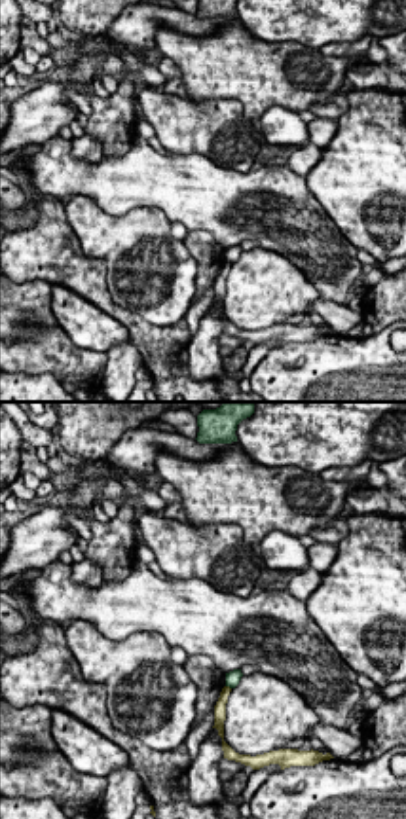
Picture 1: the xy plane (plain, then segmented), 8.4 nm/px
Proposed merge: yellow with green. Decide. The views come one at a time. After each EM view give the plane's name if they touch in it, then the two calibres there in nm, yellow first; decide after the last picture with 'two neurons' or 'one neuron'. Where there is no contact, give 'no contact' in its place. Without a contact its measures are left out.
xy | 100/130 nm

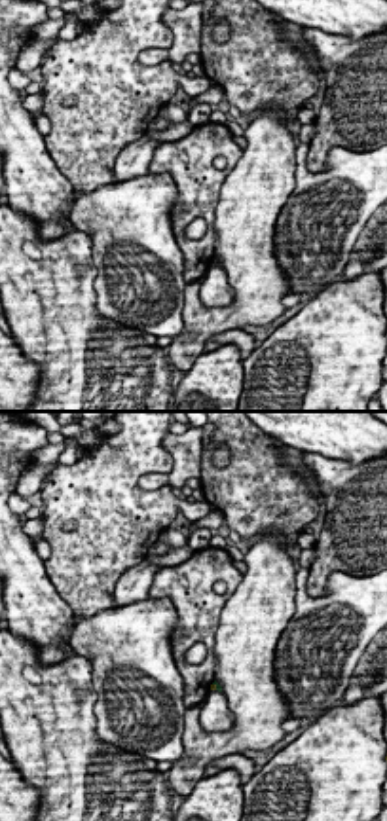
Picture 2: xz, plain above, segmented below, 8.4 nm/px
xz | 60/50 nm

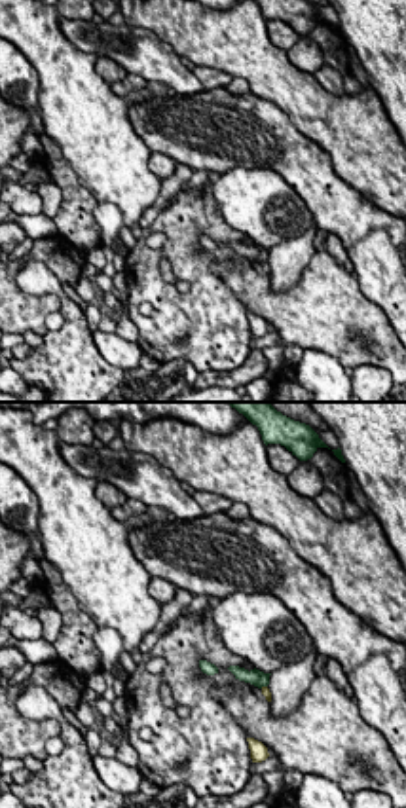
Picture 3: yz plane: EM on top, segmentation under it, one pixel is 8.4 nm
yz | 70/140 nm

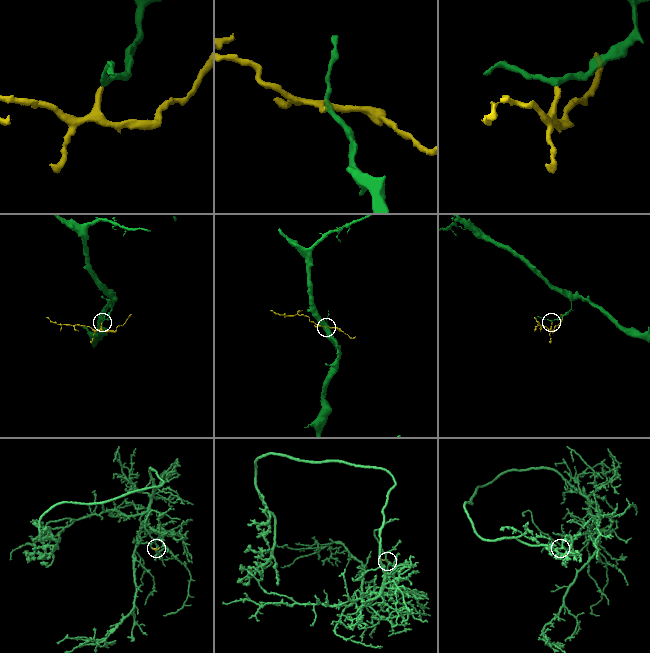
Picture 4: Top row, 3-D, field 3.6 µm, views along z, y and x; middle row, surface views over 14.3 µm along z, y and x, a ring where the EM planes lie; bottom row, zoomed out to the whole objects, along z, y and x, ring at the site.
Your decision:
two neurons

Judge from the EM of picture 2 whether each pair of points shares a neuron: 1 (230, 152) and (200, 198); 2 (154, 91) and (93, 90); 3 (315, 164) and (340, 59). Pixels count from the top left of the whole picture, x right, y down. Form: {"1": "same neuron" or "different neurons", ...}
{"1": "same neuron", "2": "same neuron", "3": "same neuron"}

